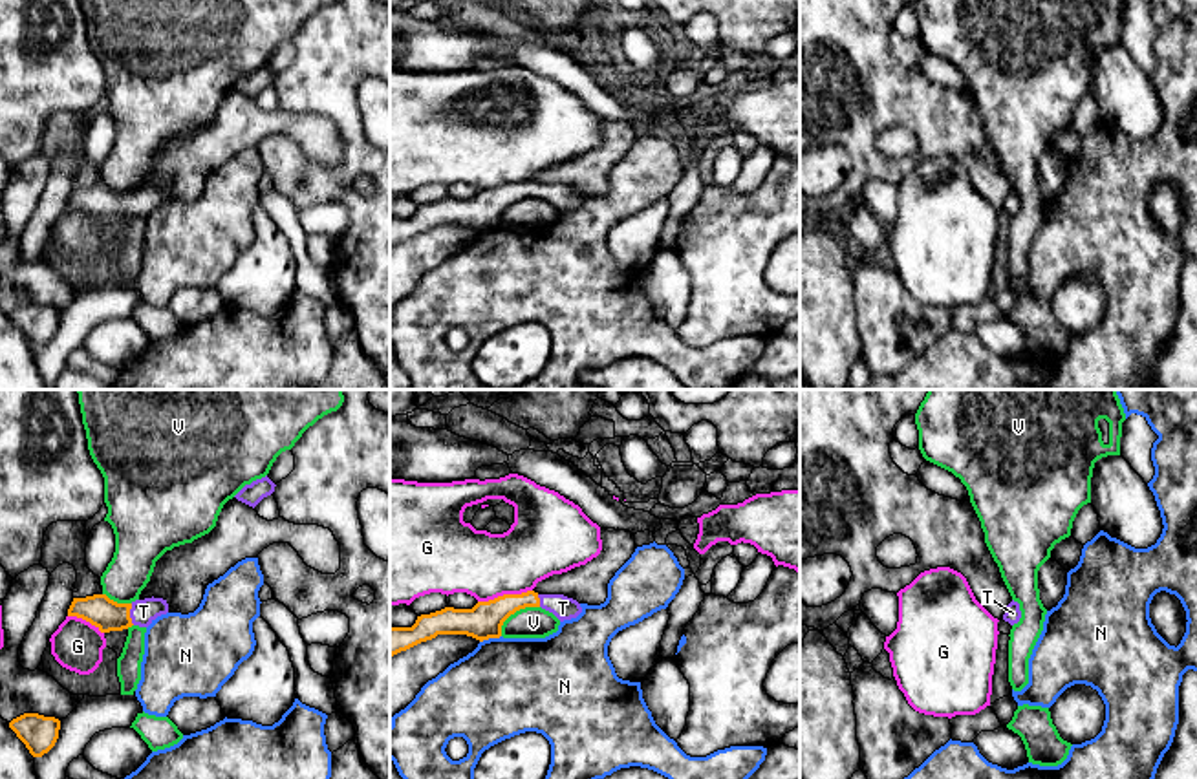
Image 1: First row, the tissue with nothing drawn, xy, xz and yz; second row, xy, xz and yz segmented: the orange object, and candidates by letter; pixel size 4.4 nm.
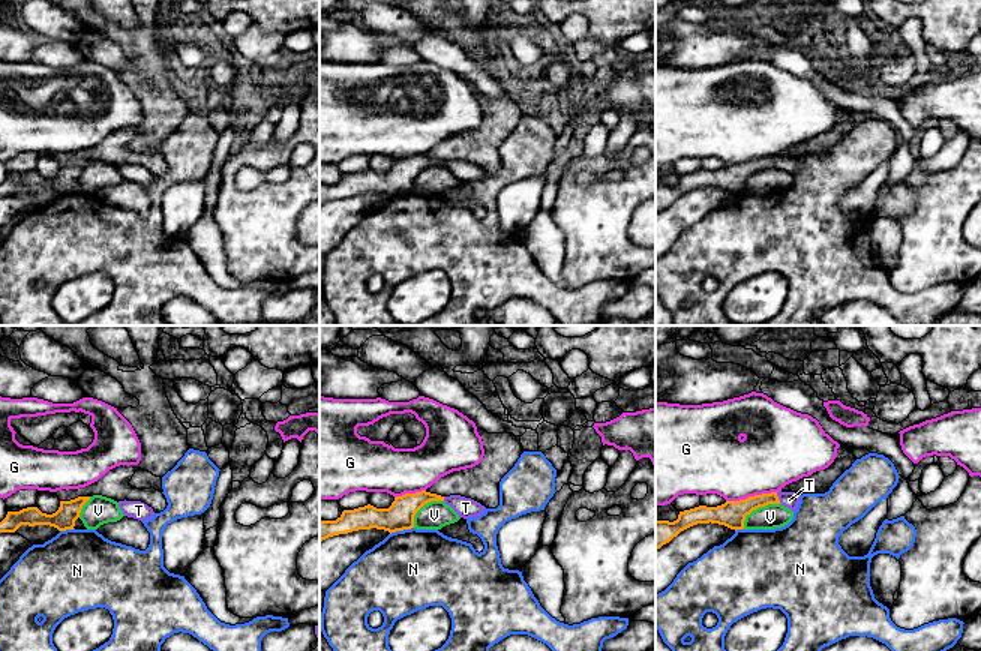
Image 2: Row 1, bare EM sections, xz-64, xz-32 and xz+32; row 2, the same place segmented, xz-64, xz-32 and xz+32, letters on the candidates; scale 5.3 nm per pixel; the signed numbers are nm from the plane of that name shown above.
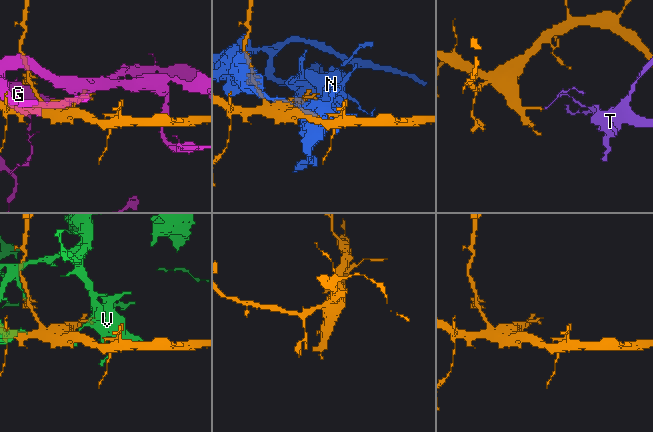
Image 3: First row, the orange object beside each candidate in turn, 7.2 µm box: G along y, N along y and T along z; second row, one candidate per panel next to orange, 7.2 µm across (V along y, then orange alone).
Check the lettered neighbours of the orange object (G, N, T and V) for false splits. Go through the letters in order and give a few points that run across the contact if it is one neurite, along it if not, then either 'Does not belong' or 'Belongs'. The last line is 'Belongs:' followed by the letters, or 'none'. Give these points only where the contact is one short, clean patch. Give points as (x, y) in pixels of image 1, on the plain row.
G: Does not belong
N: Does not belong
T: Line: xy (101, 202), (107, 205), (129, 205), (143, 202). Belongs
V: Does not belong
Belongs: T

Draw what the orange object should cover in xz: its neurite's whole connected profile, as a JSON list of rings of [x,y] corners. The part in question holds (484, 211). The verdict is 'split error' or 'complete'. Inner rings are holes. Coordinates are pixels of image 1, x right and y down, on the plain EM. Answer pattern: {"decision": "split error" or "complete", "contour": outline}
{"decision": "split error", "contour": [[[503,185],[489,192],[478,192],[472,199],[445,197],[417,207],[412,218],[390,218],[390,247],[406,241],[437,225],[467,225],[480,232],[501,227],[503,212],[520,199],[542,197],[560,212],[577,208],[582,197],[564,185]]]}

